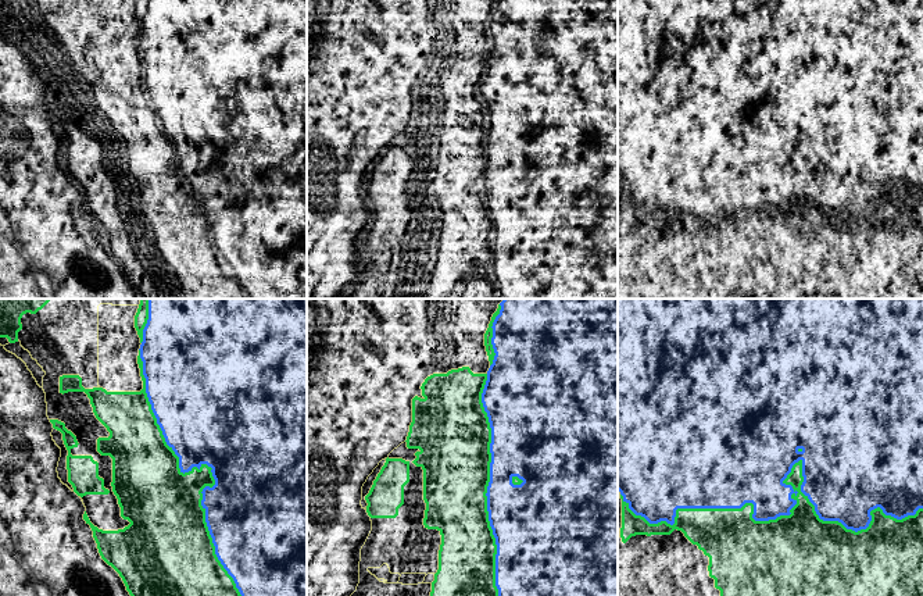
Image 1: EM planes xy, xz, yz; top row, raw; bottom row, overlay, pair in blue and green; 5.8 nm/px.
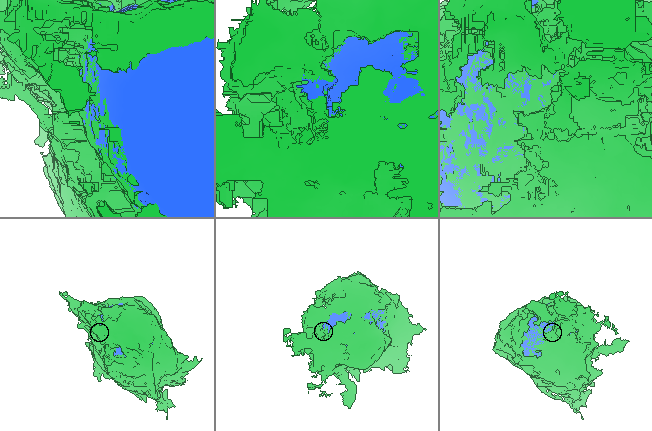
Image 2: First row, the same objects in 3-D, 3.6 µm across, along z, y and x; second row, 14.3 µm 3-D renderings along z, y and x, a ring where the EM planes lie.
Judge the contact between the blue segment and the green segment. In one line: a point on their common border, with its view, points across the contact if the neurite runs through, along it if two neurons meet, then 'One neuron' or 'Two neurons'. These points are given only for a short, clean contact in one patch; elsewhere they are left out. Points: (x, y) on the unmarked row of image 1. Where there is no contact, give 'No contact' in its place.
Touches blue at yz (775, 207). One neuron

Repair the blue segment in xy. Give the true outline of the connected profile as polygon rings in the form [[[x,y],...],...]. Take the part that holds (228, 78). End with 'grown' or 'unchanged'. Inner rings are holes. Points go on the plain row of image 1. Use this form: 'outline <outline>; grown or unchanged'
outline [[[137,0],[137,1],[136,1],[136,4],[135,4],[135,17],[136,17],[136,19],[137,19],[137,24],[139,24],[139,26],[140,26],[140,32],[142,32],[142,33],[140,33],[140,38],[139,38],[139,44],[137,44],[137,53],[139,53],[139,57],[140,57],[140,65],[142,65],[142,69],[143,69],[143,78],[142,78],[142,79],[140,79],[140,81],[107,81],[107,79],[105,79],[105,78],[103,78],[103,76],[93,76],[93,78],[85,78],[85,76],[83,76],[83,75],[82,75],[82,67],[81,67],[81,65],[79,65],[79,64],[62,64],[62,65],[60,65],[60,82],[62,82],[62,83],[64,83],[64,82],[68,82],[68,81],[85,81],[85,82],[86,82],[86,83],[87,83],[87,86],[89,86],[89,88],[90,88],[90,93],[92,93],[92,96],[93,96],[93,101],[94,101],[94,104],[96,104],[96,107],[97,107],[97,108],[99,108],[99,110],[100,110],[100,111],[101,111],[101,113],[103,113],[103,114],[104,114],[104,115],[105,115],[105,117],[107,117],[107,119],[108,119],[108,121],[110,121],[110,125],[108,125],[108,126],[99,126],[99,128],[97,128],[97,140],[99,140],[99,142],[100,142],[100,143],[101,143],[101,144],[110,144],[110,146],[111,146],[111,147],[112,147],[112,171],[111,171],[111,175],[112,175],[112,181],[114,181],[114,183],[115,183],[115,185],[117,185],[117,188],[118,188],[118,193],[119,193],[119,196],[121,196],[121,206],[122,206],[122,207],[124,207],[124,208],[128,208],[128,210],[129,210],[129,211],[130,211],[130,213],[129,213],[129,214],[128,214],[128,215],[125,215],[125,217],[124,217],[124,218],[118,218],[118,220],[103,220],[103,218],[99,218],[99,217],[97,217],[97,215],[94,215],[94,214],[93,214],[93,213],[92,213],[92,211],[90,211],[90,208],[89,208],[89,206],[87,206],[87,203],[86,203],[86,200],[85,200],[85,203],[83,203],[83,208],[85,208],[85,210],[86,210],[86,213],[89,213],[89,214],[90,214],[90,217],[92,217],[92,220],[93,220],[93,226],[94,226],[94,229],[96,229],[96,232],[97,232],[97,238],[99,238],[99,242],[100,242],[100,245],[101,245],[101,247],[103,247],[103,249],[104,249],[104,250],[105,250],[105,251],[107,251],[107,253],[108,253],[108,254],[111,254],[111,256],[112,256],[112,257],[114,257],[114,258],[115,258],[115,260],[117,260],[117,261],[118,261],[118,263],[119,263],[119,265],[121,265],[121,267],[122,267],[122,270],[124,270],[124,272],[125,272],[125,275],[126,275],[126,279],[128,279],[128,281],[129,281],[129,283],[130,283],[130,285],[132,285],[132,288],[133,288],[133,289],[135,289],[135,296],[136,296],[136,299],[307,299],[307,0]]]; grown

